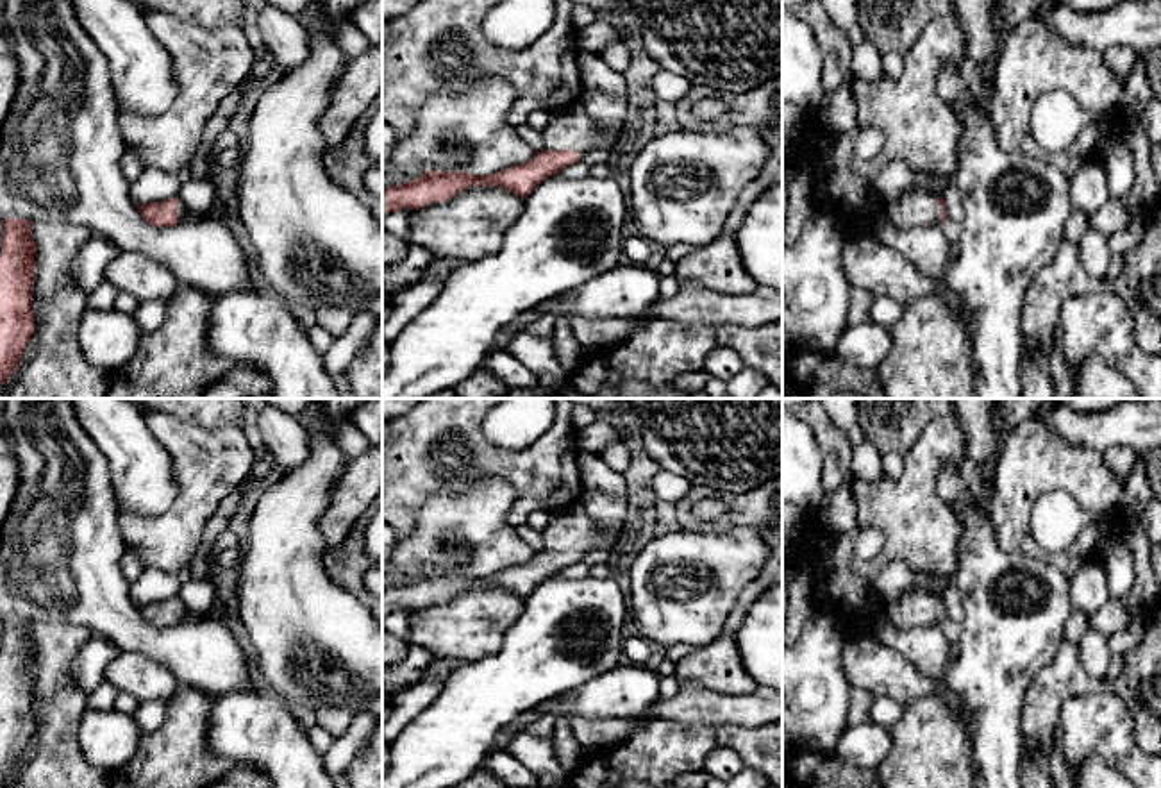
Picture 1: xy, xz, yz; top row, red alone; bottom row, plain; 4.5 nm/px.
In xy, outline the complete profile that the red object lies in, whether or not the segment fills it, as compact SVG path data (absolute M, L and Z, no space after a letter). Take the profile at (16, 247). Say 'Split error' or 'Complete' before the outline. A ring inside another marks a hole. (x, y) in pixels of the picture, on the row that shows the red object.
Complete. M2 220L0 238L0 386L16 372L18 361L36 332L32 311L34 222Z

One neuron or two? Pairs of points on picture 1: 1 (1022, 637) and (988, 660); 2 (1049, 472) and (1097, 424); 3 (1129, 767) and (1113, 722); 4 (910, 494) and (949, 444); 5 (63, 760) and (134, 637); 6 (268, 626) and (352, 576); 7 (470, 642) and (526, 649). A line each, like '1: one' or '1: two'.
1: one
2: two
3: one
4: one
5: two
6: two
7: two

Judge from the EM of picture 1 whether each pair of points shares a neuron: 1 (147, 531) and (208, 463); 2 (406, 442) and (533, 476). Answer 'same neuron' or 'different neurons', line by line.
1: same neuron
2: same neuron

